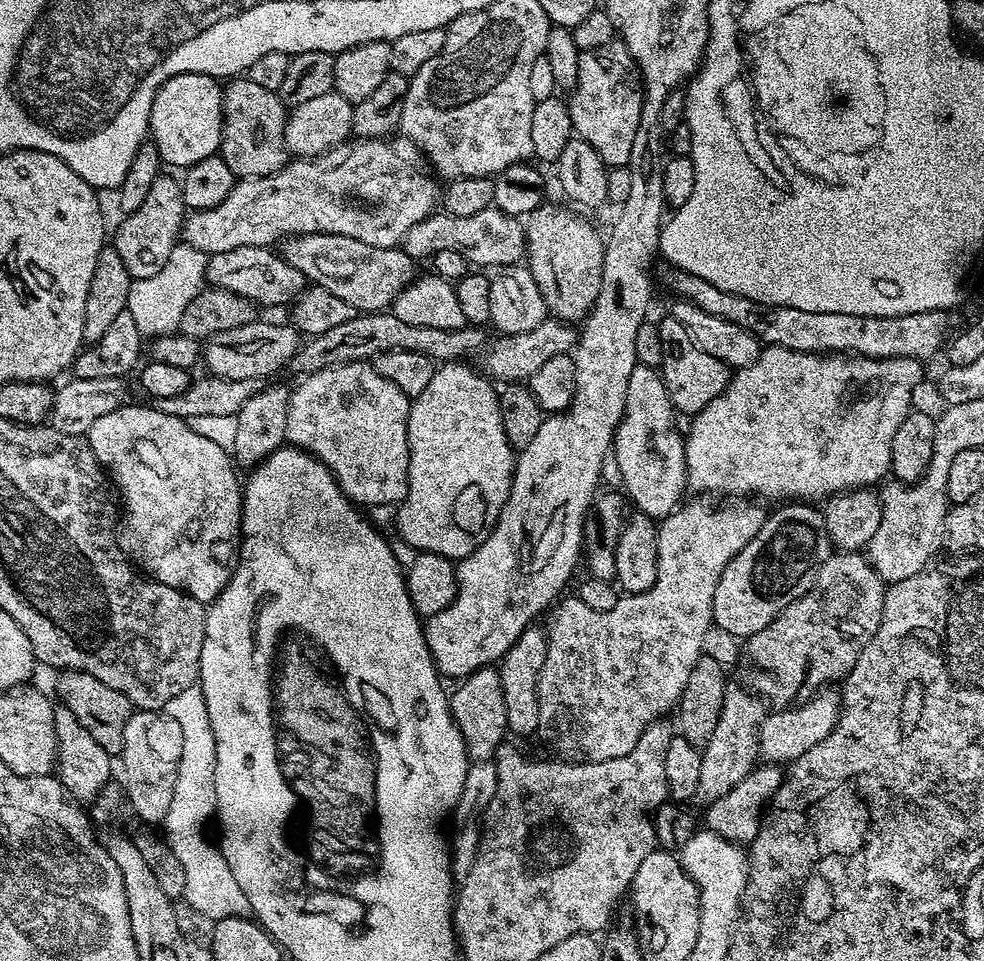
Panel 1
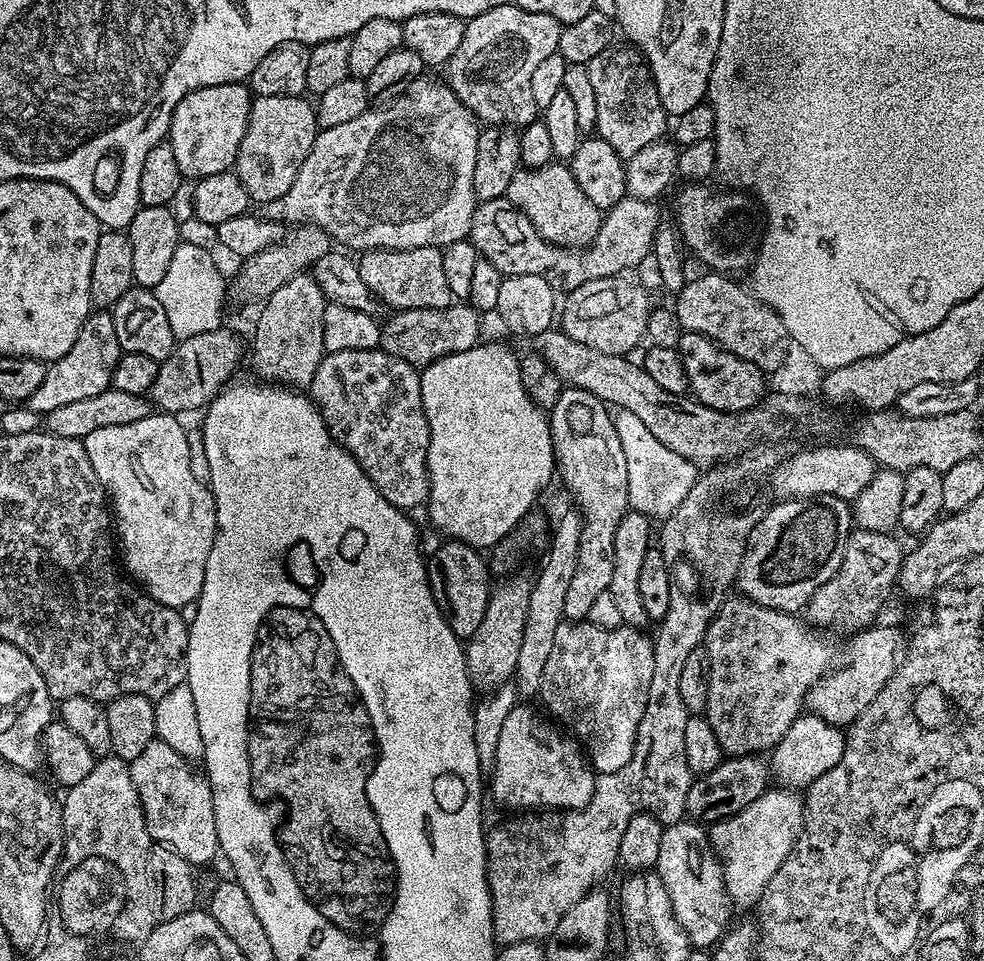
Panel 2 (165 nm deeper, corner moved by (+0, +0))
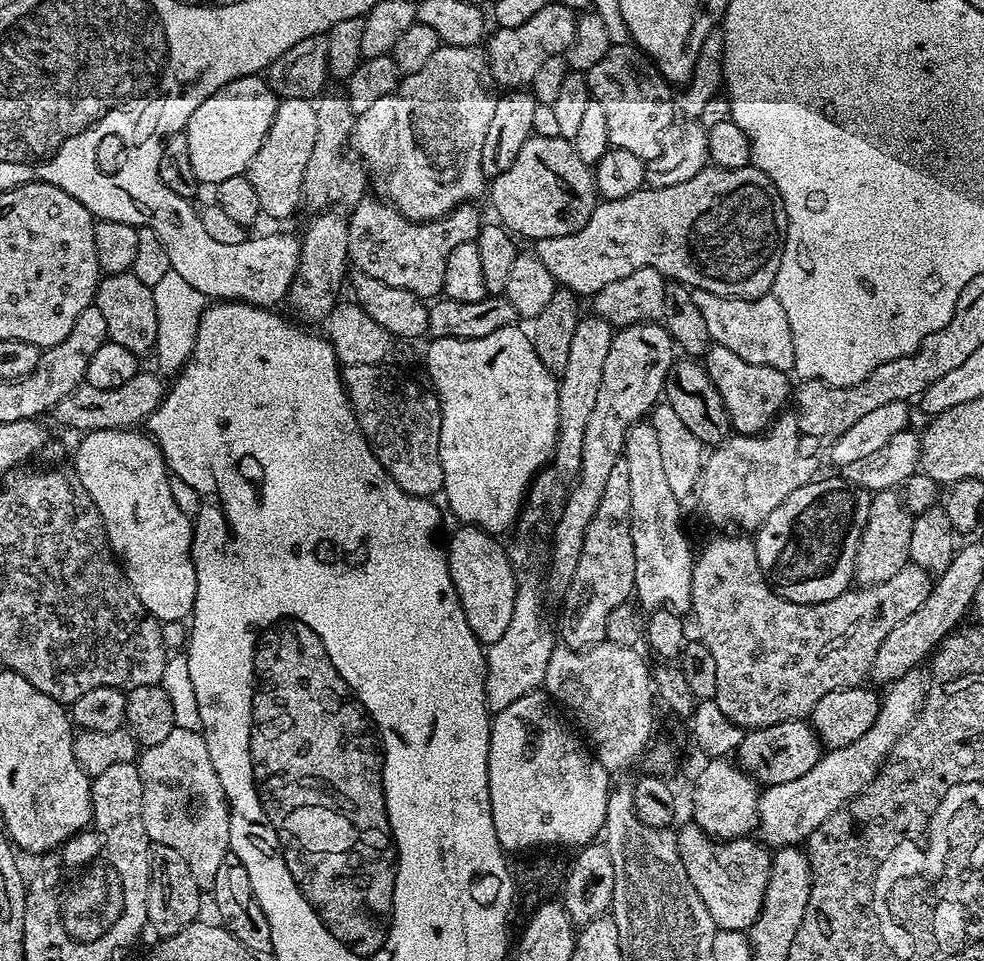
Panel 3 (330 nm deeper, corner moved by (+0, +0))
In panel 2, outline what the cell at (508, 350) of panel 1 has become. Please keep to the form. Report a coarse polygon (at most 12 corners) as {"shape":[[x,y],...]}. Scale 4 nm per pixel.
{"shape":[[607,276],[563,297],[559,327],[574,342],[628,356],[652,300]]}

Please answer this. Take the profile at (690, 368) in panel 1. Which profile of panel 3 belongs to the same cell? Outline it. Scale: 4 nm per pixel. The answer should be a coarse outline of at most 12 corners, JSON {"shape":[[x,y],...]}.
{"shape":[[714,343],[702,363],[733,433],[761,435],[789,403],[789,373]]}

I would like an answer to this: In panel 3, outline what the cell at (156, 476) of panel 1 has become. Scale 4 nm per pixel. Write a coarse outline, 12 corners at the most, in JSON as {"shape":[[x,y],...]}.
{"shape":[[85,432],[74,471],[138,602],[187,621],[194,520],[156,441]]}

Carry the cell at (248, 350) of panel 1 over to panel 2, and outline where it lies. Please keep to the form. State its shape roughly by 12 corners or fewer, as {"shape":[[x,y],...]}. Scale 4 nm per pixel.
{"shape":[[227,326],[180,340],[150,393],[164,414],[224,391],[243,356]]}

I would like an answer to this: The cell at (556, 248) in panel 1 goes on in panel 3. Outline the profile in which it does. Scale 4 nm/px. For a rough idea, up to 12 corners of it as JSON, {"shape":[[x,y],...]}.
{"shape":[[534,134],[494,177],[495,219],[532,242],[598,203],[572,141]]}

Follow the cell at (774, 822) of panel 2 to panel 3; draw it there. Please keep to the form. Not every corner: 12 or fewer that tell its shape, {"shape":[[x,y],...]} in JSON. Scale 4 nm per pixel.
{"shape":[[930,683],[887,685],[874,726],[802,777],[761,791],[765,845],[807,841],[867,788]]}

